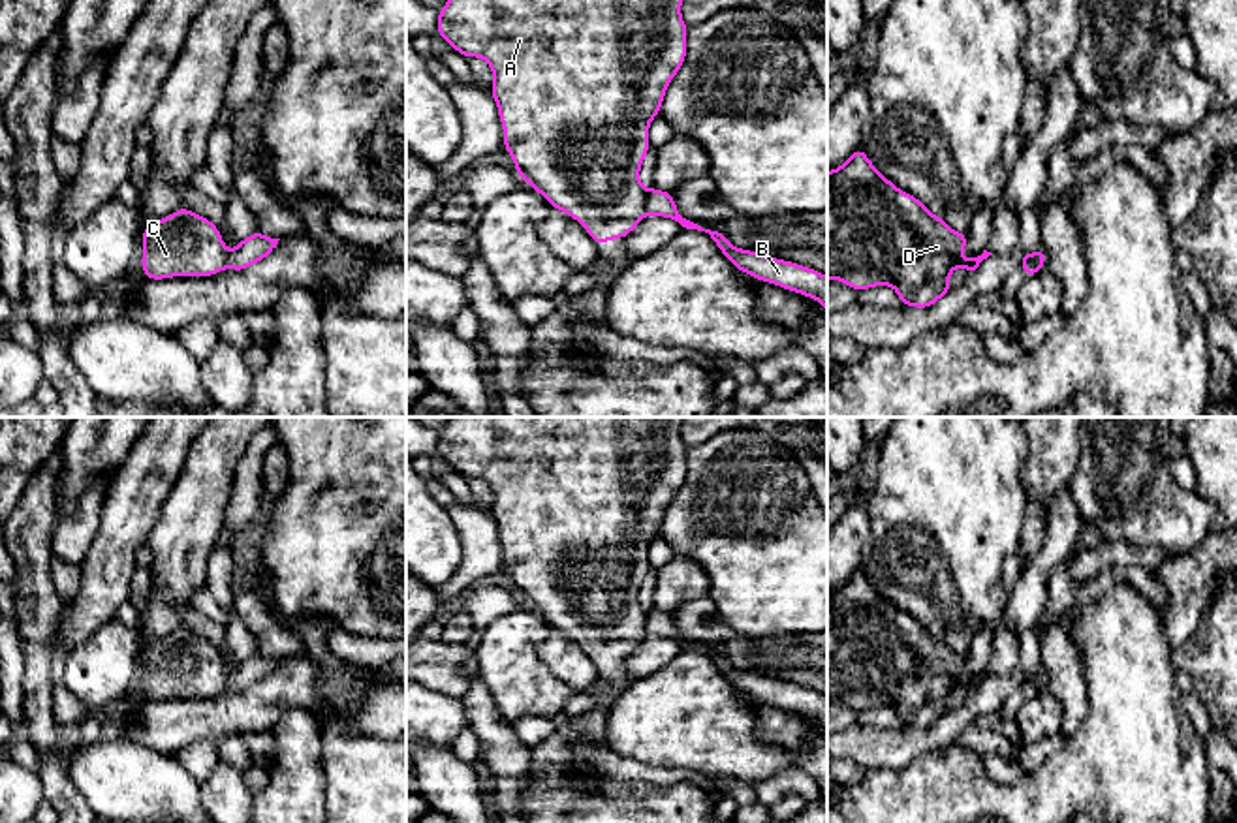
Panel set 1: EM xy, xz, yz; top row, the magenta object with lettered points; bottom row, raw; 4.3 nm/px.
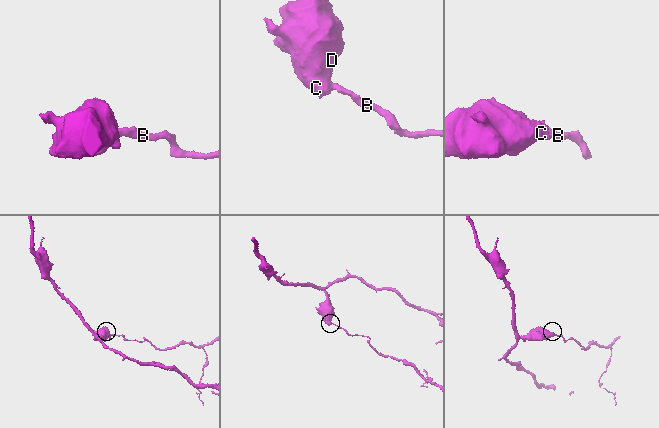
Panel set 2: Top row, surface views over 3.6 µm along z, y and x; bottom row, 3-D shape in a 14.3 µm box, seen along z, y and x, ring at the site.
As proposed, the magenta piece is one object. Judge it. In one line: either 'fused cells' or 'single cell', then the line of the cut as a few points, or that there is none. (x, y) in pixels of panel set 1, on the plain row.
fused cells; cut in xz along (645, 611), (645, 630), (649, 634)

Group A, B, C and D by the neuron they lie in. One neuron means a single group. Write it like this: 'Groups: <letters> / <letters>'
Groups: A C D / B

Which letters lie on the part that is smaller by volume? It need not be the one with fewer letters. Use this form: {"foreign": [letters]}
{"foreign": ["B"]}

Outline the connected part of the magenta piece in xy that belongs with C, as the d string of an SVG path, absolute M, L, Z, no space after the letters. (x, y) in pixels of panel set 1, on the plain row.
M184 628L143 650L141 688L149 701L212 697L226 690L226 678L218 648Z

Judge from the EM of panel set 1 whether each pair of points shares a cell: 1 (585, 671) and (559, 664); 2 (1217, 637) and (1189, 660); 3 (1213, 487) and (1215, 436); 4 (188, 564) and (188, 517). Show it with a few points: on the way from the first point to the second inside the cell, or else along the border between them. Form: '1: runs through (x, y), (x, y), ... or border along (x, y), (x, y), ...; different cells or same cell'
1: runs through (579, 671), (564, 664); same cell
2: runs through (1209, 645), (1196, 656); same cell
3: runs through (1213, 474), (1211, 450); same cell
4: runs through (188, 553), (188, 528); same cell

